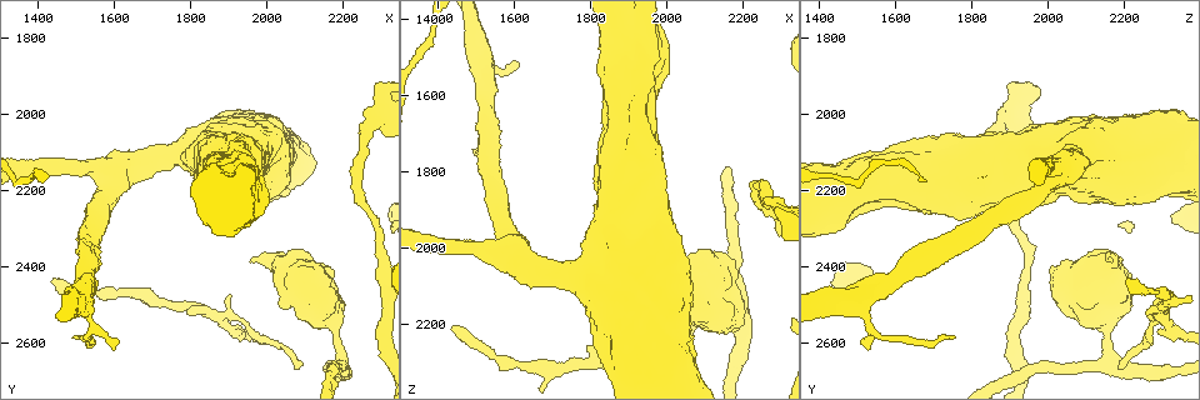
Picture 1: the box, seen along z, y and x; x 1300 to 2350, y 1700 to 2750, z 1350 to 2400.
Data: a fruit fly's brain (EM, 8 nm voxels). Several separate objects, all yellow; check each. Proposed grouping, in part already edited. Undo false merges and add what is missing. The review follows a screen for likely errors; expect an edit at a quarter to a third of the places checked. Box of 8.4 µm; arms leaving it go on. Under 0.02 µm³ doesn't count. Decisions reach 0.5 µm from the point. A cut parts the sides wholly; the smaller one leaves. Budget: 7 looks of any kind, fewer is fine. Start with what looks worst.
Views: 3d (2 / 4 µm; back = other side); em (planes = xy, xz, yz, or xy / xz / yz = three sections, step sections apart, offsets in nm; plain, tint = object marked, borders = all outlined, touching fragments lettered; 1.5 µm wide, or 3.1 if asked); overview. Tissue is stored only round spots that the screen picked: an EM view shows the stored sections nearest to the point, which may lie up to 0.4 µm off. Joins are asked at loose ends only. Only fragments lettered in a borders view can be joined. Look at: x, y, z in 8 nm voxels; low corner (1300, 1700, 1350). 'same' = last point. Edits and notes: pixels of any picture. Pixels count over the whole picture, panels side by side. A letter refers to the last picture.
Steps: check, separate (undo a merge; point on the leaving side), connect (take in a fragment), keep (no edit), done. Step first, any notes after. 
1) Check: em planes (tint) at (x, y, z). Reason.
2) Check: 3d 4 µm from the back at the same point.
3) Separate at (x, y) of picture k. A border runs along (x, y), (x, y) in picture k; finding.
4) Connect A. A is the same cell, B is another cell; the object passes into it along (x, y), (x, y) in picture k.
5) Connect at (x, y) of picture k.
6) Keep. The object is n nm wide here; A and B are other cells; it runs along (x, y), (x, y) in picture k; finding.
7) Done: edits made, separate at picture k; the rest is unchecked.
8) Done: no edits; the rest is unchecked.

Check: 3d 4 µm at (1955, 2380, 2170). Free end.

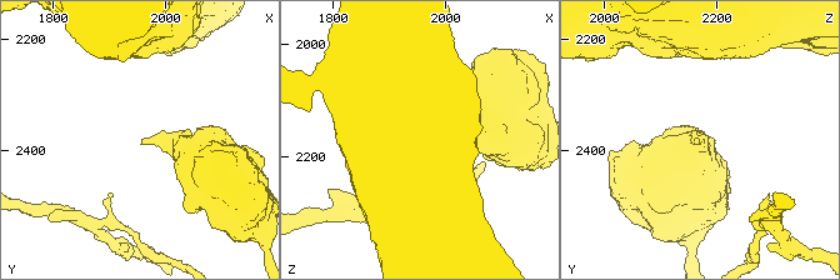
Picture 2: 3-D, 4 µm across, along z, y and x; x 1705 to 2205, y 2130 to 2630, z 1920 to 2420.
Check: em planes (plain) at (1955, 2385, 2165). Need the tissue.

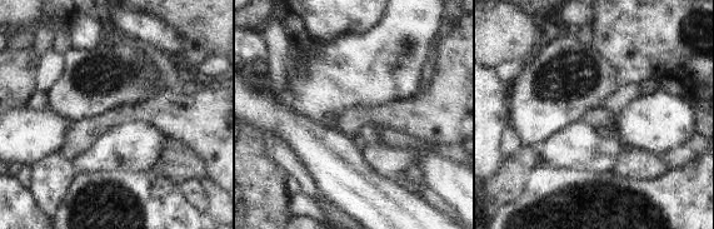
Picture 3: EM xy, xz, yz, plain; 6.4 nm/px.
Check: em planes (borders) at the same point.

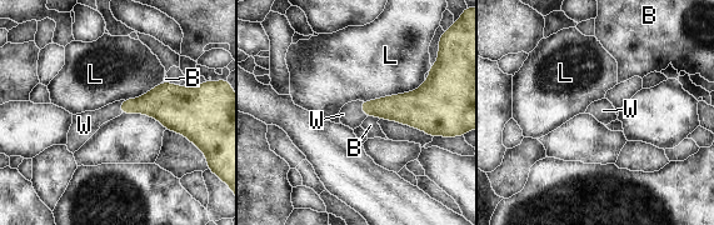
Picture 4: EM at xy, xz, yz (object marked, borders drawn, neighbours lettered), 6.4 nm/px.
Connect W. The longest contact is with L, 440 nm; W is the same cell, B and L are other cells; the cell continues.

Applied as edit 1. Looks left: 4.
Check: 3d 4 µm at (2095, 2655, 2195). Tapers out.

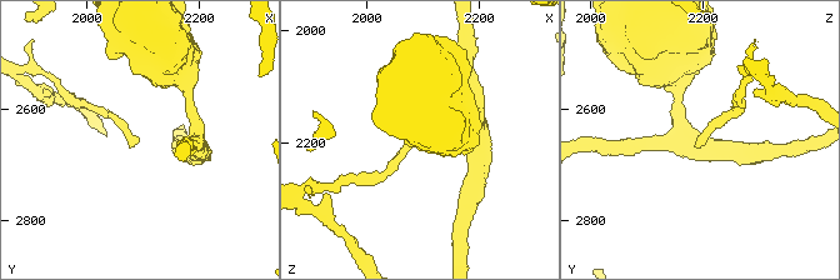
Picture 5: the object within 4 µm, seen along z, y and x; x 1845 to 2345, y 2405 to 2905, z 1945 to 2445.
Check: em planes (borders) at (2090, 2650, 2205). Now the EM.

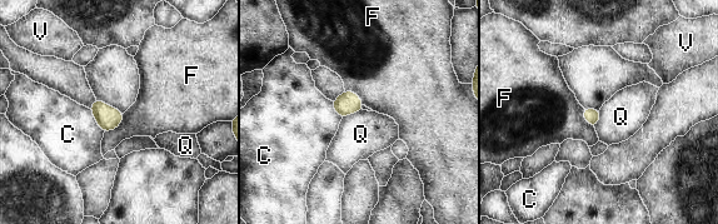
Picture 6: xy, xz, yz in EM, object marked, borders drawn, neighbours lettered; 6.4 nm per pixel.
Keep. The longest contact is with F, 190 nm; C, F, Q and V are other cells; none of them fits.

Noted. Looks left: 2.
Done: edits made, connect at picture 4; the rest is unchecked.

